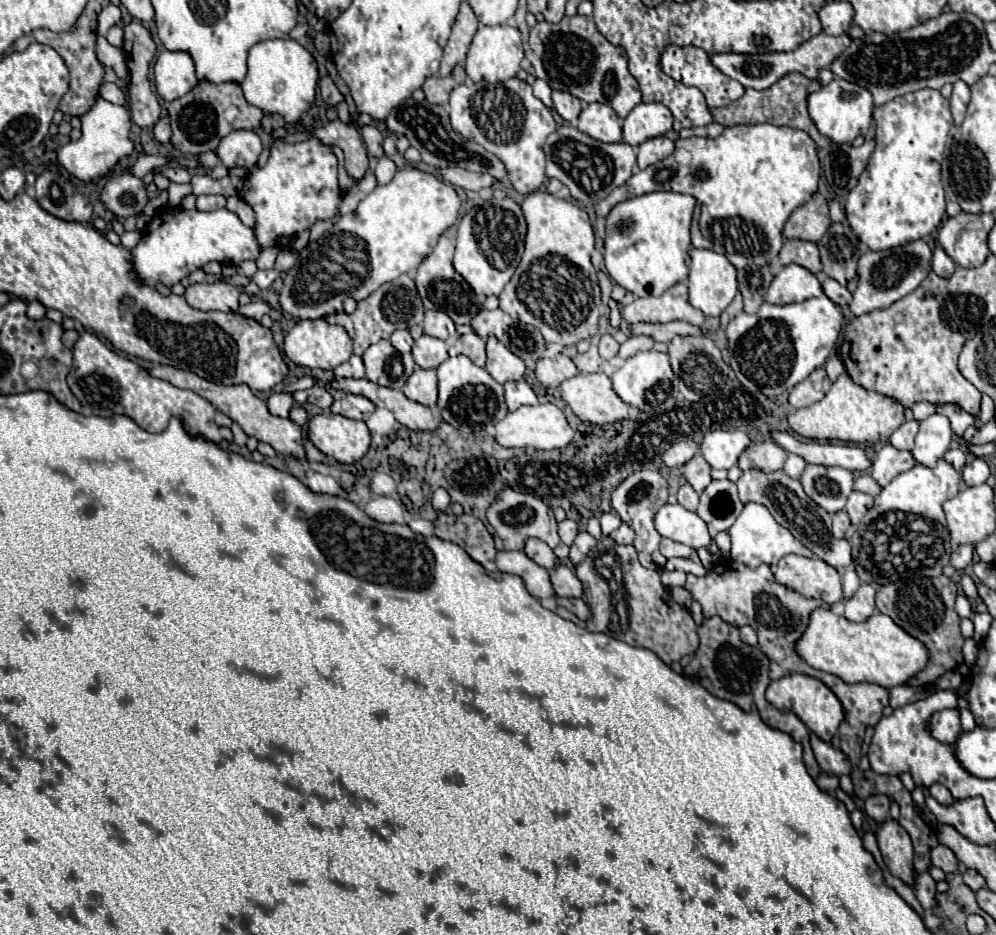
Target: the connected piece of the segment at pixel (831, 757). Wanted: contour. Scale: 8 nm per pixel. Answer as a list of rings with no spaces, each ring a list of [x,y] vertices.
[[[811,734],[811,748],[813,748],[815,758],[825,774],[831,774],[831,776],[851,774],[851,762],[847,760],[847,756],[841,750],[819,740],[815,734]]]

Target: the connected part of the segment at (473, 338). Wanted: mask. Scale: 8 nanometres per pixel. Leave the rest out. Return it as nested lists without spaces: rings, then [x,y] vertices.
[[[471,332],[467,336],[461,336],[455,342],[455,350],[459,354],[469,356],[477,366],[485,366],[485,342],[475,332]]]

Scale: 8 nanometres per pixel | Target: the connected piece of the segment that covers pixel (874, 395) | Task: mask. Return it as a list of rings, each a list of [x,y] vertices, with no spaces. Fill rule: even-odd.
[[[841,374],[831,390],[813,406],[799,408],[789,414],[789,426],[805,436],[815,440],[843,440],[843,442],[887,442],[889,436],[903,424],[905,408],[879,392],[865,390],[855,384],[849,374]]]

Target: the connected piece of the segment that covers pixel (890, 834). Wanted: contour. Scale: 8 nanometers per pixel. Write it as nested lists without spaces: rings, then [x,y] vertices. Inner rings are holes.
[[[887,820],[877,830],[877,844],[889,872],[913,888],[915,870],[913,870],[913,846],[909,834],[895,820]]]

